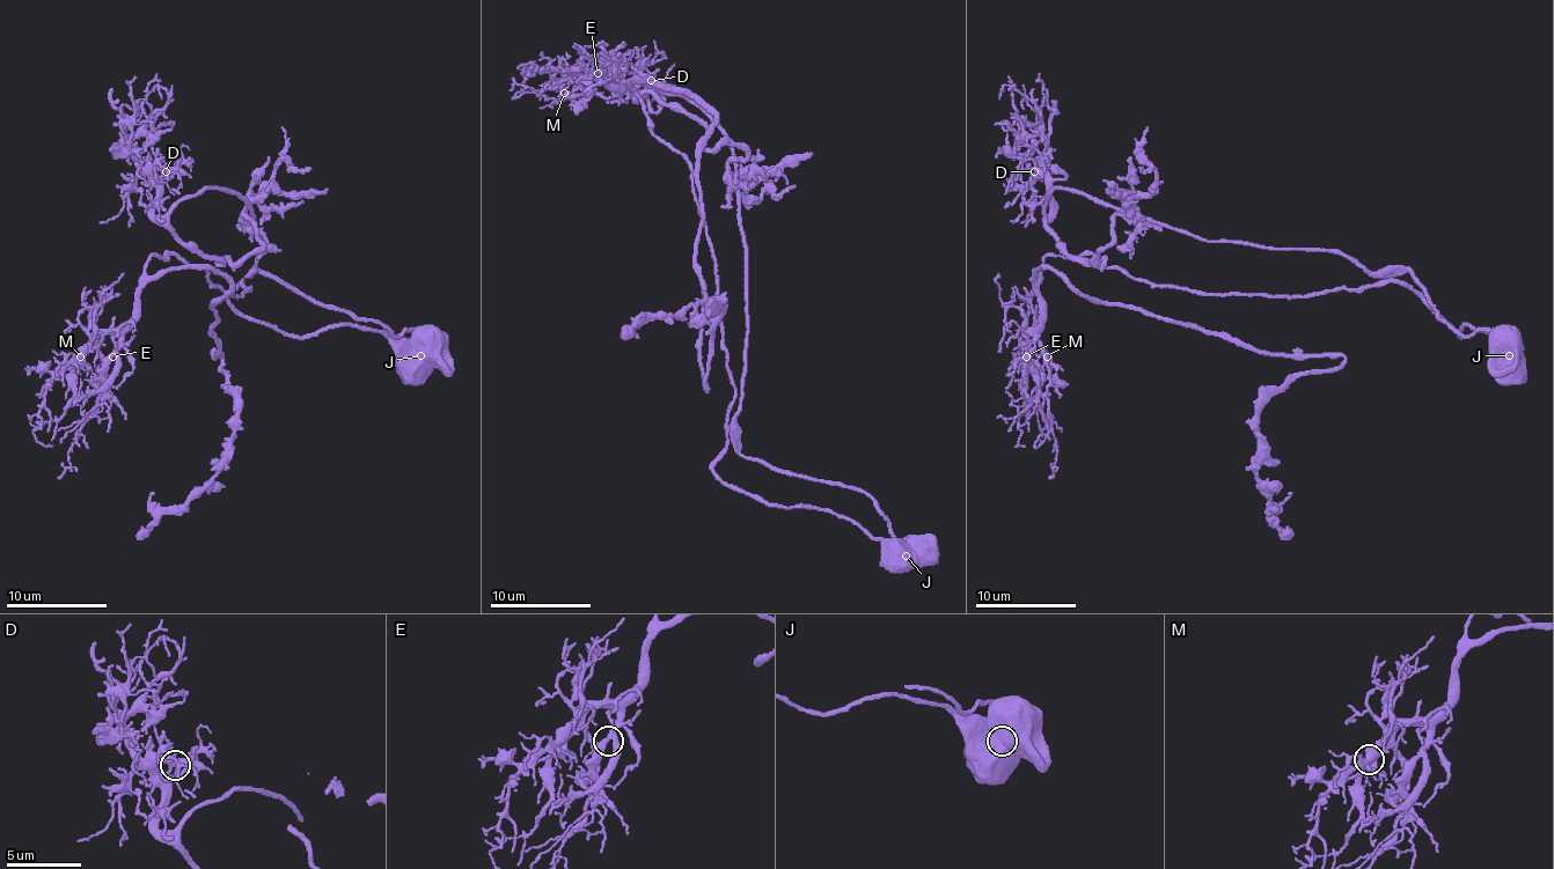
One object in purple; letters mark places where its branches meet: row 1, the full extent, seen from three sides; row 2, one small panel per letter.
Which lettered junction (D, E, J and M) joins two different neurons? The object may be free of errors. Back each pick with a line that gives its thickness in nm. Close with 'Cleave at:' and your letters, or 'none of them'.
J: 850 nm thick
Cleave at: J

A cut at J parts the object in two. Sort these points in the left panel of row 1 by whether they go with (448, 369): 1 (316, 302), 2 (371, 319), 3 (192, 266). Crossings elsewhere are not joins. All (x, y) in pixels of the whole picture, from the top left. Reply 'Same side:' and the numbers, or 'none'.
Same side: 1, 2

